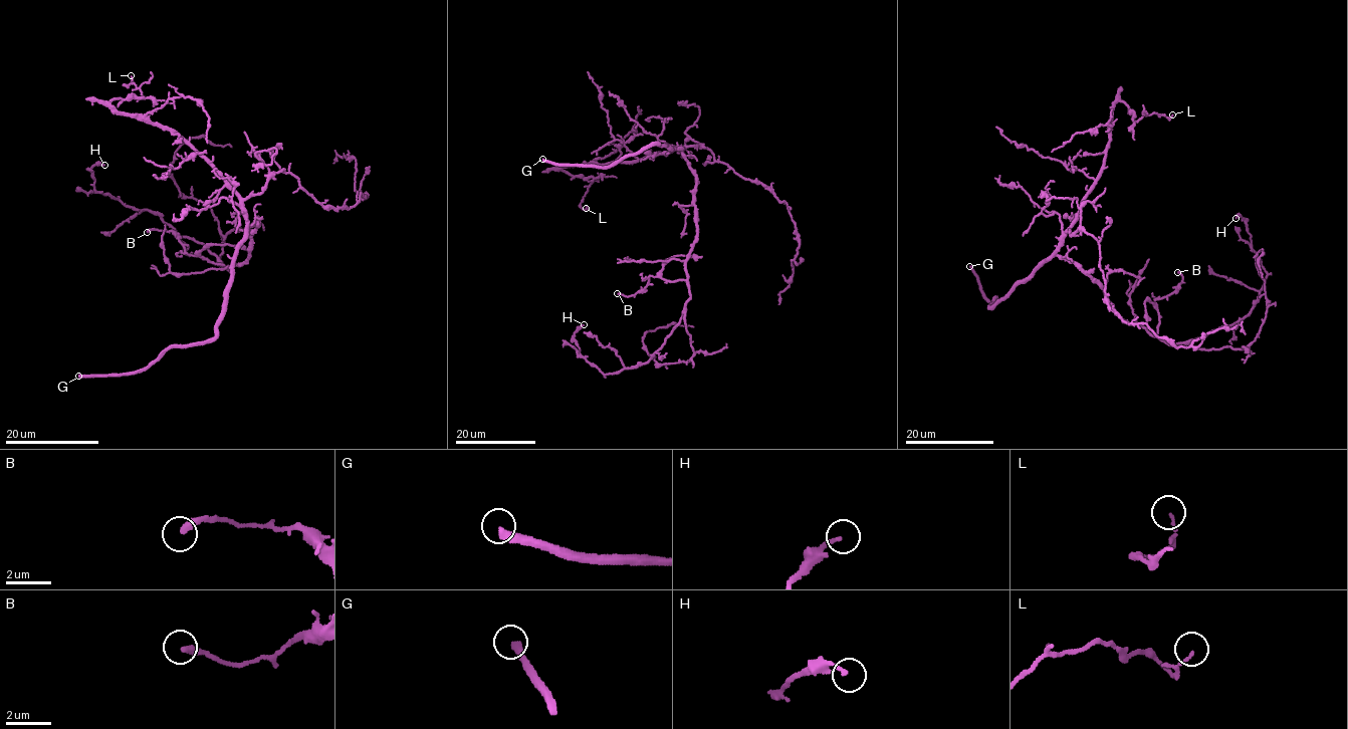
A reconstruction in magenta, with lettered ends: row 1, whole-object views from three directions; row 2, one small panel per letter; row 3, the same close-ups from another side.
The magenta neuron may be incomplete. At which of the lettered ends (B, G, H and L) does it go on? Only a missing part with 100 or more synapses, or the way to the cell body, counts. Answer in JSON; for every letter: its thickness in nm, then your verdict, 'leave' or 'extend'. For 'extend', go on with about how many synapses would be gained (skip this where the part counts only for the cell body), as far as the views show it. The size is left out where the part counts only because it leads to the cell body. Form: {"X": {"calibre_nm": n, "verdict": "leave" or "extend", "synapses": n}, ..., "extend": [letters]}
{"B": {"calibre_nm": 280, "verdict": "leave"}, "G": {"calibre_nm": 360, "verdict": "extend", "synapses": 350}, "H": {"calibre_nm": 150, "verdict": "leave"}, "L": {"calibre_nm": 90, "verdict": "leave"}, "extend": ["G"]}

